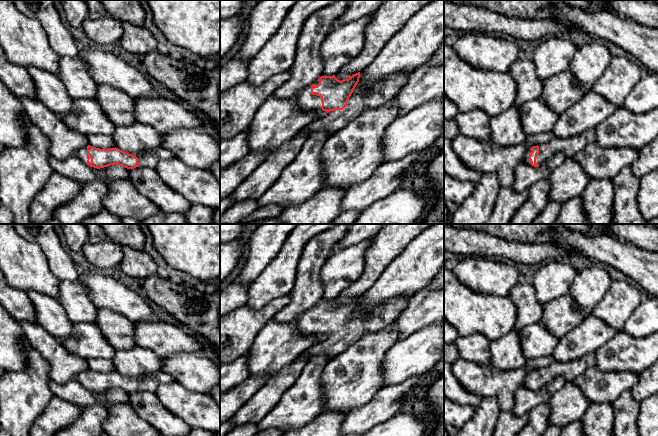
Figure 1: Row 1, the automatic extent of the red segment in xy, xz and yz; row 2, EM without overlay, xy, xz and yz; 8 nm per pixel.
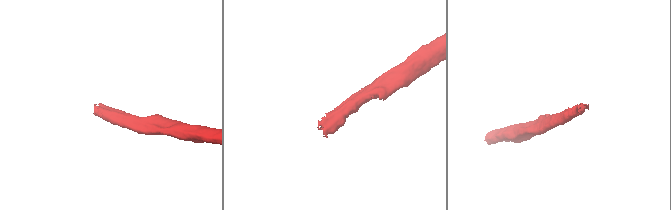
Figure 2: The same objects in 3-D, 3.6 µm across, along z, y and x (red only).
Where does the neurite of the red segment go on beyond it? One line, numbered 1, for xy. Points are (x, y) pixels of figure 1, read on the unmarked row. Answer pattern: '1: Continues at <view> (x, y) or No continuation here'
1: Continues at xy (149, 383)

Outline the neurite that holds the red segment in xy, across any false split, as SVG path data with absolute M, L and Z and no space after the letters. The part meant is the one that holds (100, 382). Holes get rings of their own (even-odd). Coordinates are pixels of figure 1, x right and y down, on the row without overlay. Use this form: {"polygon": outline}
{"polygon": "M88 369L80 372L76 378L84 387L97 393L118 388L127 393L136 391L155 392L162 384L169 384L175 379L163 372L152 372L137 379L126 377L118 372L100 373Z"}

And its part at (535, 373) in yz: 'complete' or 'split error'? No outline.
split error

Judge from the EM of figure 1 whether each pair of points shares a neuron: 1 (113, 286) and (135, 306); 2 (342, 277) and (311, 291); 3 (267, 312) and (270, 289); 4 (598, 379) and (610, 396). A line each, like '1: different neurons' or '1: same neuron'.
1: same neuron
2: different neurons
3: different neurons
4: same neuron

